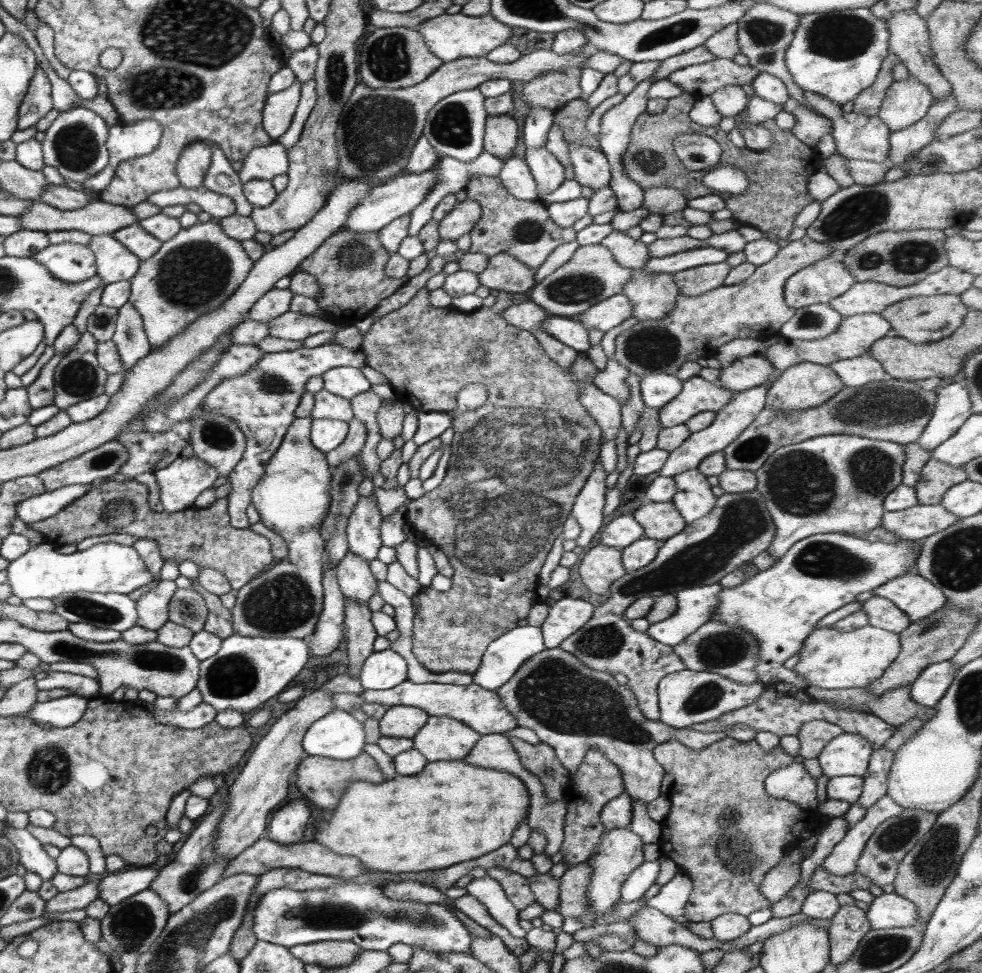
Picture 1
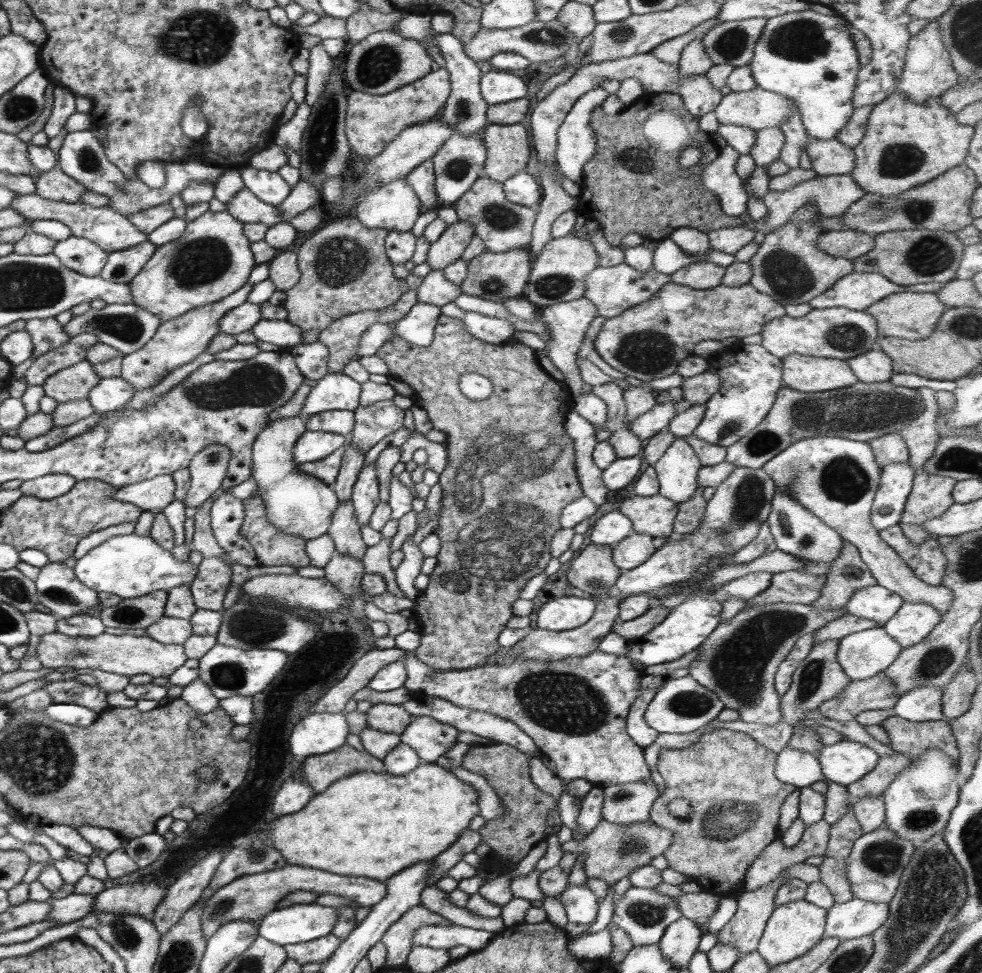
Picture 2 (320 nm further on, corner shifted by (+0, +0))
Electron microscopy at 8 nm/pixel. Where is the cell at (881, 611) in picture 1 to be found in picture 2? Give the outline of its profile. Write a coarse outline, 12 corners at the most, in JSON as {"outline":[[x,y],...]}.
{"outline":[[876,583],[855,590],[844,610],[883,627],[904,599]]}

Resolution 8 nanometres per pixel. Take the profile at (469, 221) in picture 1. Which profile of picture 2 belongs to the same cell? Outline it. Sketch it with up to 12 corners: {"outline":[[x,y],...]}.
{"outline":[[464,220],[430,243],[427,262],[443,272],[460,259],[474,235]]}

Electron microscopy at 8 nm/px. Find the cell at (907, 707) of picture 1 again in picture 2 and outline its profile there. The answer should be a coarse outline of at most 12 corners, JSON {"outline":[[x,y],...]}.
{"outline":[[946,720],[882,724],[890,747],[911,760],[939,749],[958,761]]}

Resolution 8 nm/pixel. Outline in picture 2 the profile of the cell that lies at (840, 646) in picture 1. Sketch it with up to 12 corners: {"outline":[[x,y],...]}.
{"outline":[[883,627],[840,639],[851,681],[885,672],[902,650]]}

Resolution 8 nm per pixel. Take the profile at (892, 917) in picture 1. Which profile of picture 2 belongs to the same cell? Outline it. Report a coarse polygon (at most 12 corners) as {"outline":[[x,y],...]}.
{"outline":[[858,898],[827,910],[824,934],[841,940],[878,930],[889,905]]}

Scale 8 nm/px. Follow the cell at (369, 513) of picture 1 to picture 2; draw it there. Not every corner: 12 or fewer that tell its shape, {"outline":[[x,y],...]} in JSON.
{"outline":[[374,463],[363,466],[351,494],[359,526],[381,503]]}

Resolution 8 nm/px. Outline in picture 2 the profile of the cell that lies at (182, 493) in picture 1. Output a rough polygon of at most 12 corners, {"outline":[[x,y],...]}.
{"outline":[[172,475],[119,487],[112,498],[162,511],[174,498]]}

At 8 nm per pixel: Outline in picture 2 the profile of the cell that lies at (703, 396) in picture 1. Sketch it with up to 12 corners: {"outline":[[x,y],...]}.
{"outline":[[679,402],[656,404],[629,424],[643,440],[666,430]]}

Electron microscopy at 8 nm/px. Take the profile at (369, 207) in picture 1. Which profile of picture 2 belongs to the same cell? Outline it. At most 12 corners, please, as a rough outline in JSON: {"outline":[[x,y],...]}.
{"outline":[[484,128],[452,134],[432,157],[436,200],[453,206],[486,161]]}

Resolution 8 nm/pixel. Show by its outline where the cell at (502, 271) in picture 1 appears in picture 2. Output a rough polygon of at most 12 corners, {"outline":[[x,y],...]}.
{"outline":[[528,249],[468,261],[464,294],[502,303],[523,295]]}

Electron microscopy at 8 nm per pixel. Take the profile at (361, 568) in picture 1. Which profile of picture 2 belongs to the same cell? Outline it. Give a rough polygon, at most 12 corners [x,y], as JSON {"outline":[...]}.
{"outline":[[351,500],[336,507],[327,533],[338,553],[359,561],[362,541]]}

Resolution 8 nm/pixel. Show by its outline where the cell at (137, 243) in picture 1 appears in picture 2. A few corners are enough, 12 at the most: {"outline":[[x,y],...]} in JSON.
{"outline":[[18,195],[10,207],[53,220],[108,253],[148,241],[109,207]]}

